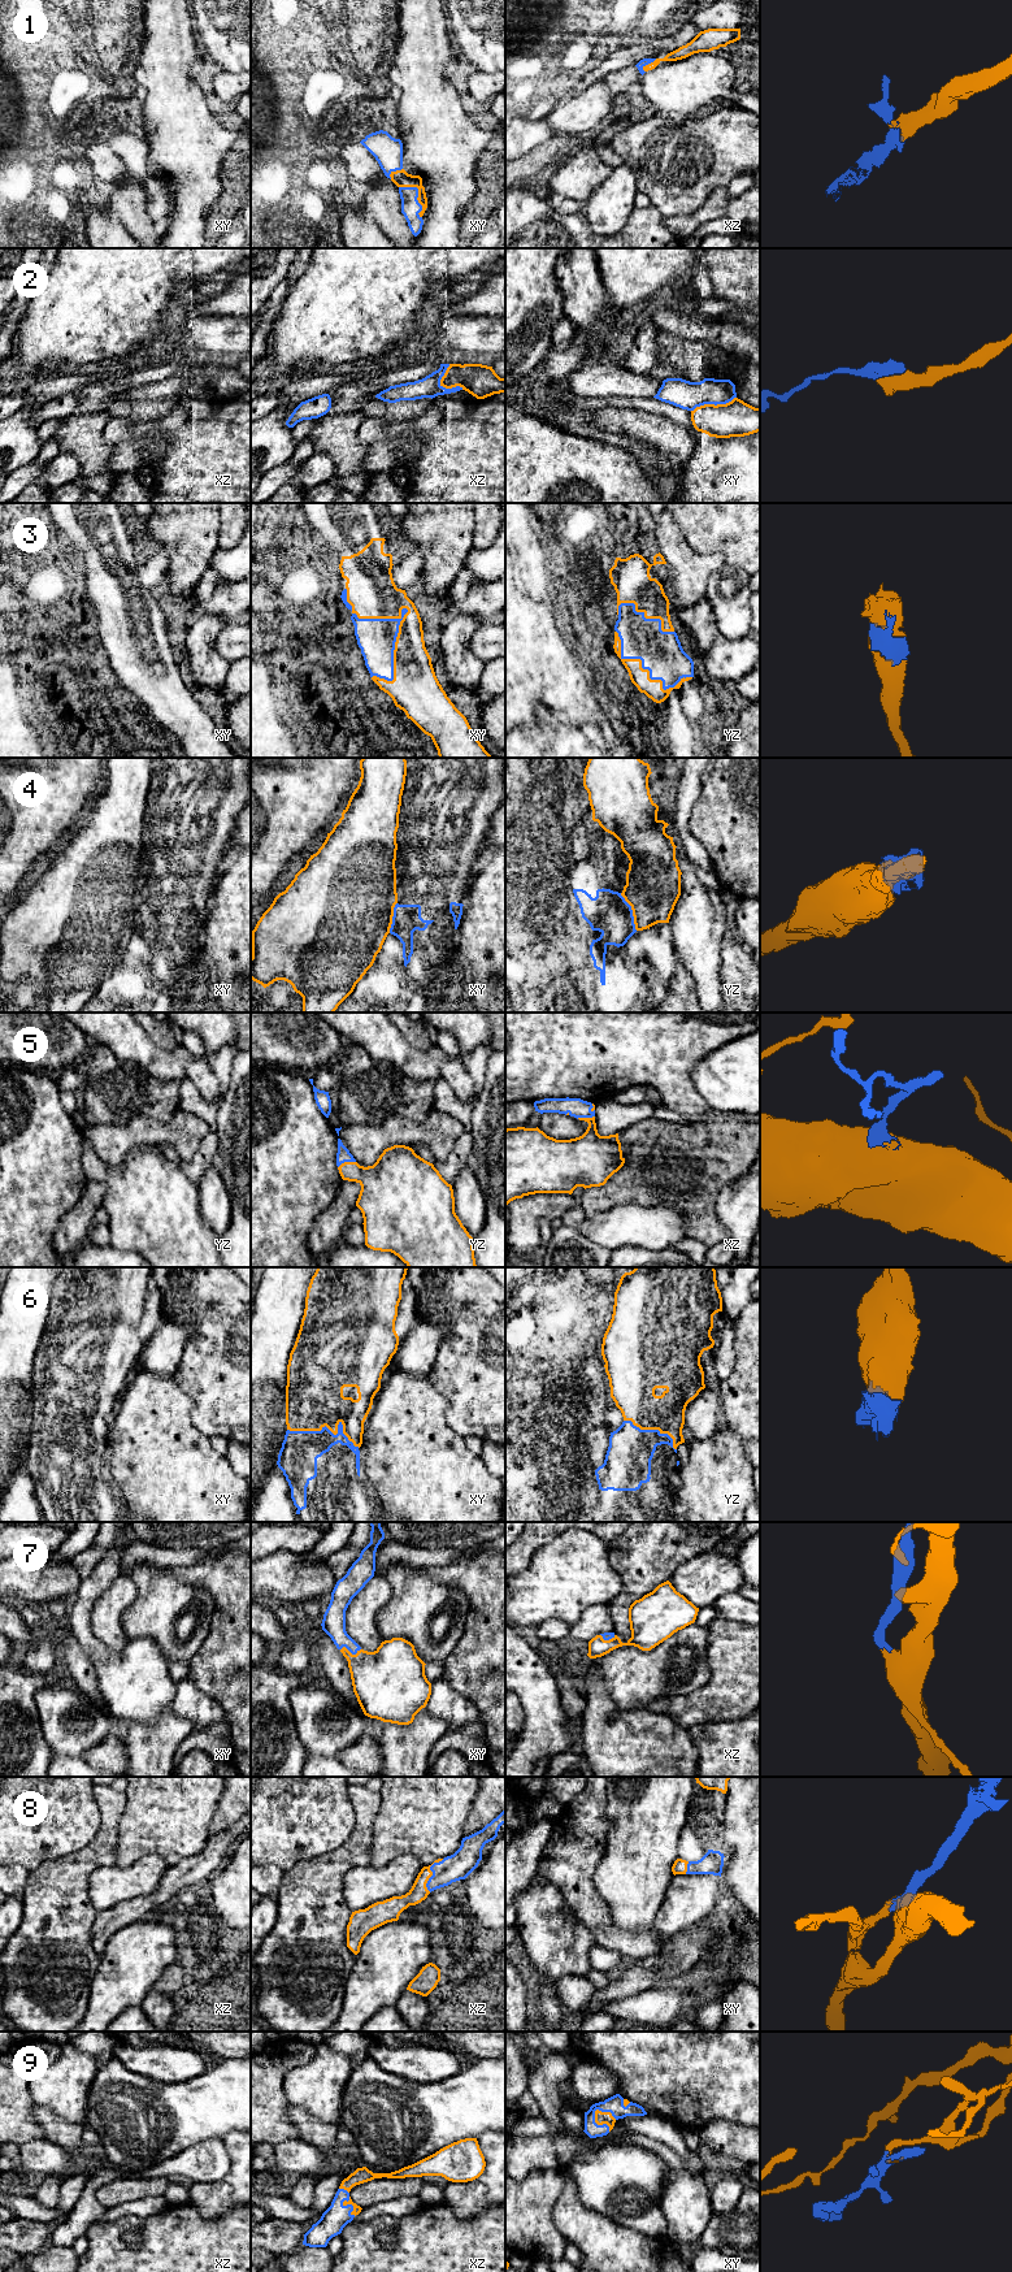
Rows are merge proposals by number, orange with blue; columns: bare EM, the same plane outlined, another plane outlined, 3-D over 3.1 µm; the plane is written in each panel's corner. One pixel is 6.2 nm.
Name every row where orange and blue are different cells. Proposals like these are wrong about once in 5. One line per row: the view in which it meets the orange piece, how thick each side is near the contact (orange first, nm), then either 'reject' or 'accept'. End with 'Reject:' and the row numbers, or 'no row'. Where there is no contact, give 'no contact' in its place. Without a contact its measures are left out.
1: meets orange in xy; 100 nm thick on the orange side, 120 nm on the other; accept
2: meets orange in xz; 200 nm thick on the orange side, 130 nm on the other; reject
3: meets orange in xy; 280 nm thick on the orange side, 240 nm on the other; accept
4: meets orange in yz; 340 nm thick on the orange side, 260 nm on the other; reject
5: meets orange in yz; 240 nm thick on the orange side, 90 nm on the other; accept
6: meets orange in xy; 360 nm thick on the orange side, 240 nm on the other; accept
7: meets orange in xy; 340 nm thick on the orange side, 140 nm on the other; accept
8: meets orange in xz; 110 nm thick on the orange side, 160 nm on the other; accept
9: meets orange in xy; 80 nm thick on the orange side, 110 nm on the other; accept
Reject: 2, 4

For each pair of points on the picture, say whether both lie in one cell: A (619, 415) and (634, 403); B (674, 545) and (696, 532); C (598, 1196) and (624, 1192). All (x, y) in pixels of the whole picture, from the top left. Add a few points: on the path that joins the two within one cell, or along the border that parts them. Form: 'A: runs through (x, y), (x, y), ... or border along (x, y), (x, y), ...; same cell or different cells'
A: border along (599, 408), (632, 407), (659, 415); different cells
B: border along (672, 516), (685, 540), (698, 553), (713, 553); different cells
C: runs through (604, 1196), (617, 1192); same cell

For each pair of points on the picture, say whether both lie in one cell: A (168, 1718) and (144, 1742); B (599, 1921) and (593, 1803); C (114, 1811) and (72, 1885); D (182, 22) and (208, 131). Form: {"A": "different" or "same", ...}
{"A": "same", "B": "same", "C": "same", "D": "same"}

